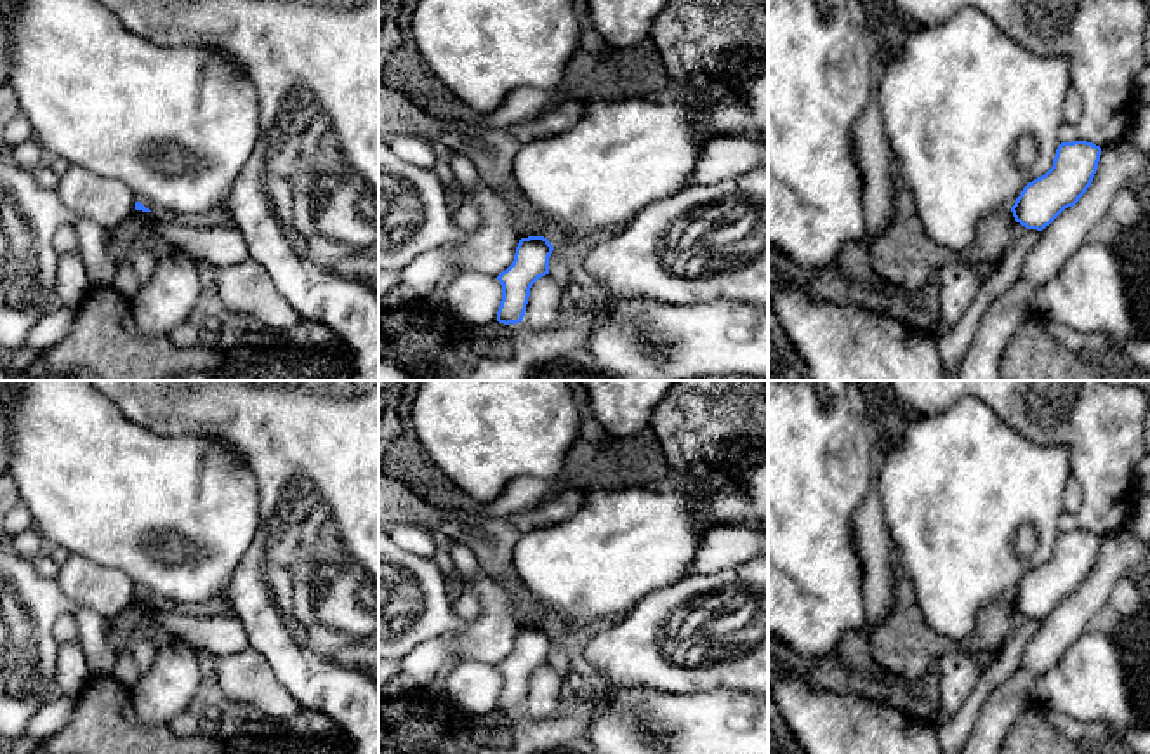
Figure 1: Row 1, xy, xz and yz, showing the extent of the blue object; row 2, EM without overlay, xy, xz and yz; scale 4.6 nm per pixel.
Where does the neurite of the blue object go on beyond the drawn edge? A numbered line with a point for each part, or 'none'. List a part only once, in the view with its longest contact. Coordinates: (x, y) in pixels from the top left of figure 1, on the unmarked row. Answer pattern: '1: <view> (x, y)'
none

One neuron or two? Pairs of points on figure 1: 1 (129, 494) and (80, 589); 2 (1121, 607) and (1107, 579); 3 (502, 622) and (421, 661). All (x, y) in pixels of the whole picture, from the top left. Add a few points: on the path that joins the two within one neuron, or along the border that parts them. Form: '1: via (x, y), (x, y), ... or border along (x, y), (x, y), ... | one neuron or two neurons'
1: border along (70, 553), (120, 568), (131, 579) | two neurons
2: border along (1131, 574), (1124, 574), (1112, 588), (1107, 612) | two neurons
3: via (482, 640), (442, 650) | one neuron

